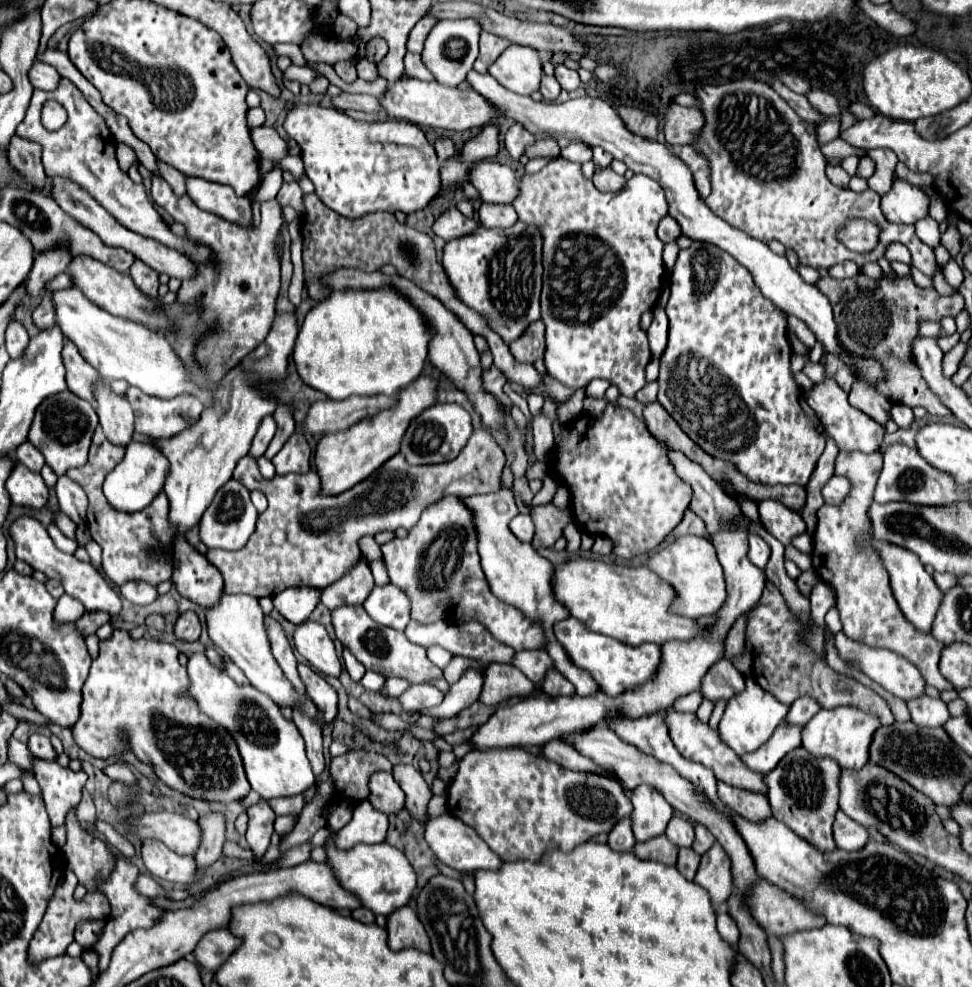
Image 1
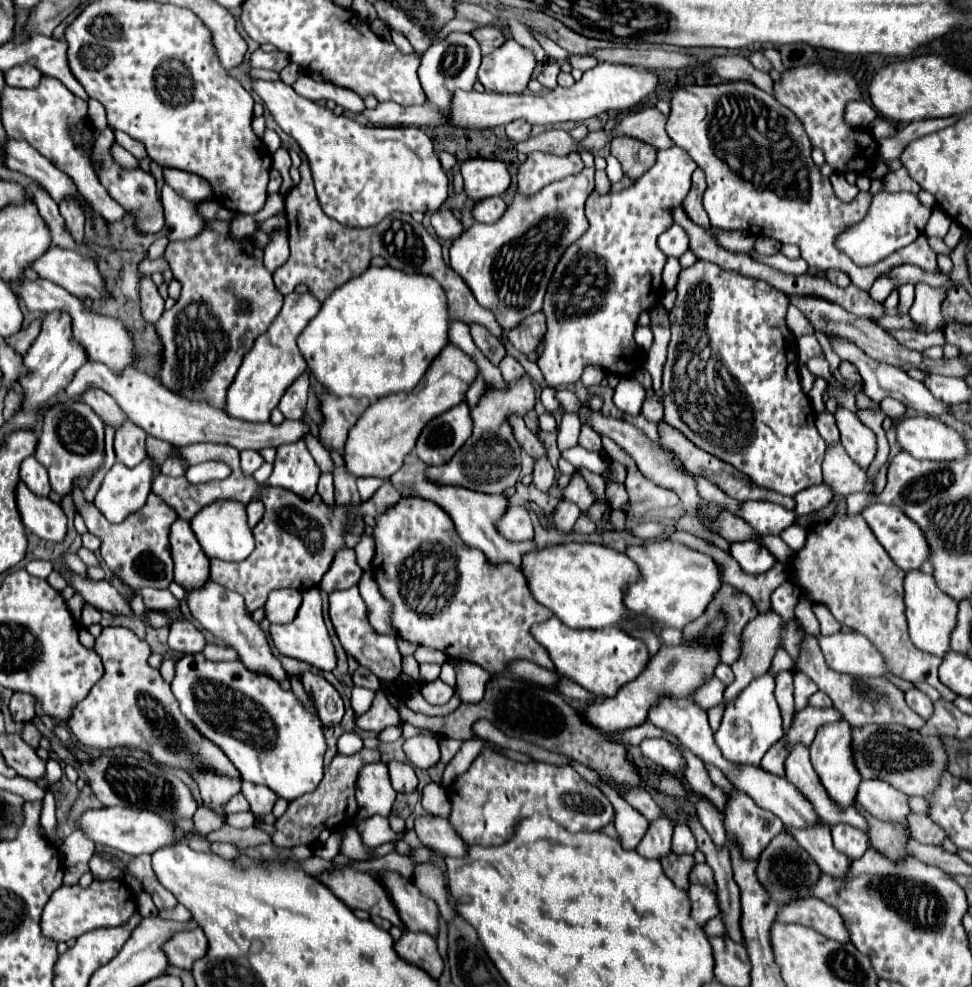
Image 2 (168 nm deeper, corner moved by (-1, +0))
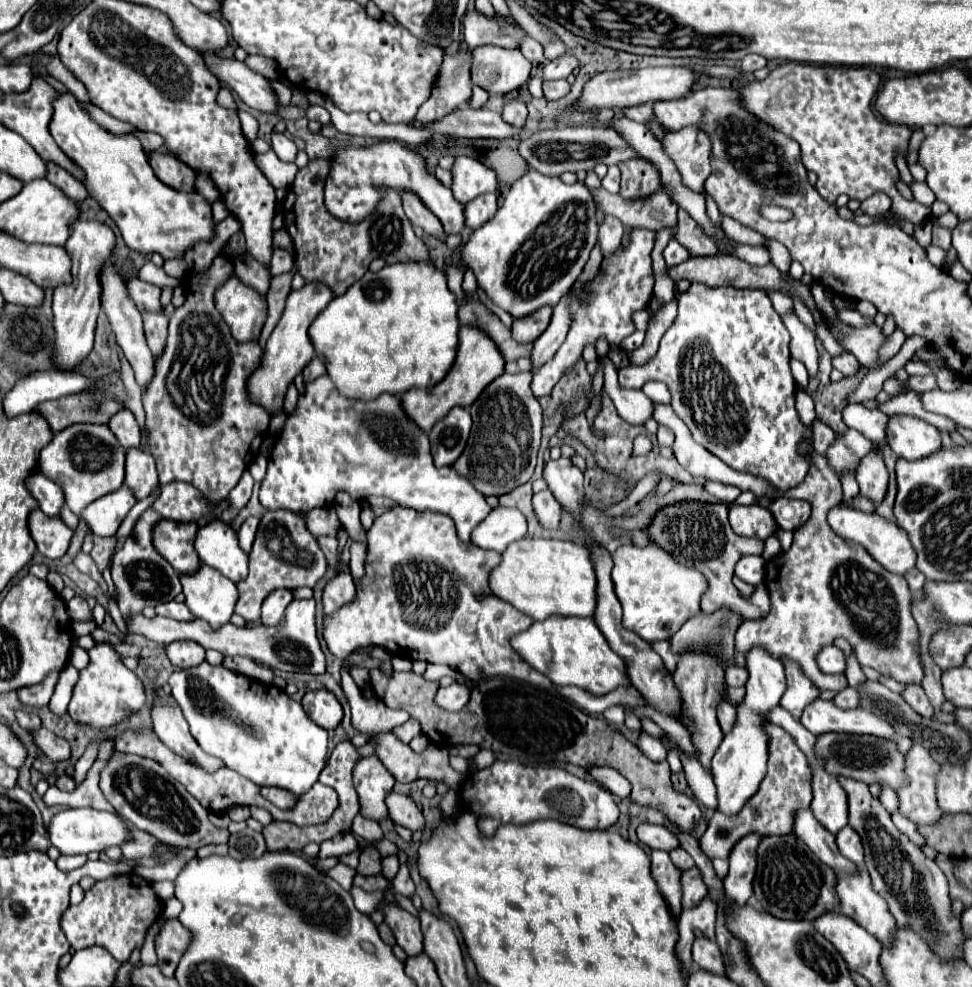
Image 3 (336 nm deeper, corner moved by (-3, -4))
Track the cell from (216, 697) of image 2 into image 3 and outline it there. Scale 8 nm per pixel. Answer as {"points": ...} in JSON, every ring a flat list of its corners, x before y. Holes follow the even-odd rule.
{"points":[[207,661,189,669,177,669,169,677,169,685,199,747,221,759,229,769,251,779,259,787,279,787,293,795,307,793,319,779,319,773,327,763,327,731,315,725,301,703,291,699,277,685,265,685,225,667,209,665]]}

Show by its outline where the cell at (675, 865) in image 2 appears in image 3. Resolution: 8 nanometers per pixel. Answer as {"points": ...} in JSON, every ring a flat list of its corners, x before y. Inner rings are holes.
{"points":[[697,867,681,871,681,887,683,887,683,899,681,899,683,907,693,907,695,903,707,897,707,887]]}

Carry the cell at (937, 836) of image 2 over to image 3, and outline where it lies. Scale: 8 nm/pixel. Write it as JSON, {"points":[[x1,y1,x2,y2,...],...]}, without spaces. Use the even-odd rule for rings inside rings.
{"points":[[893,813,893,823,919,847,919,849,923,849,927,843,923,843,925,839,923,839,923,835,919,835,919,827,911,821,911,819,907,819,905,815,901,815,901,813]]}

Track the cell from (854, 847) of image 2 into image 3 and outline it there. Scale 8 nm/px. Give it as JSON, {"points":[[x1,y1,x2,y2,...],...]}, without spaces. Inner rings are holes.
{"points":[[843,827,837,833,837,847,841,851,843,857,847,857,849,861,853,861,857,867,865,867,863,861,863,845,861,845,861,837,853,827]]}

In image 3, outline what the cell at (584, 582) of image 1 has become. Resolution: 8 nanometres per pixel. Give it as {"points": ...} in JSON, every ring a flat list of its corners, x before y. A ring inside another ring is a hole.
{"points":[[519,539,503,551,499,567,489,577,491,591,511,603,525,615,539,619,557,617,593,617,597,607,597,577,591,563,591,551,585,545,557,539]]}

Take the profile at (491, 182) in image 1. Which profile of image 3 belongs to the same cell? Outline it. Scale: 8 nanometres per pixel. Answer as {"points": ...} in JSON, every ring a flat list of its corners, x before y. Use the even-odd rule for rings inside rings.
{"points":[[457,157,451,169,453,197,459,203,469,203,477,195,497,193,497,173,471,157]]}

